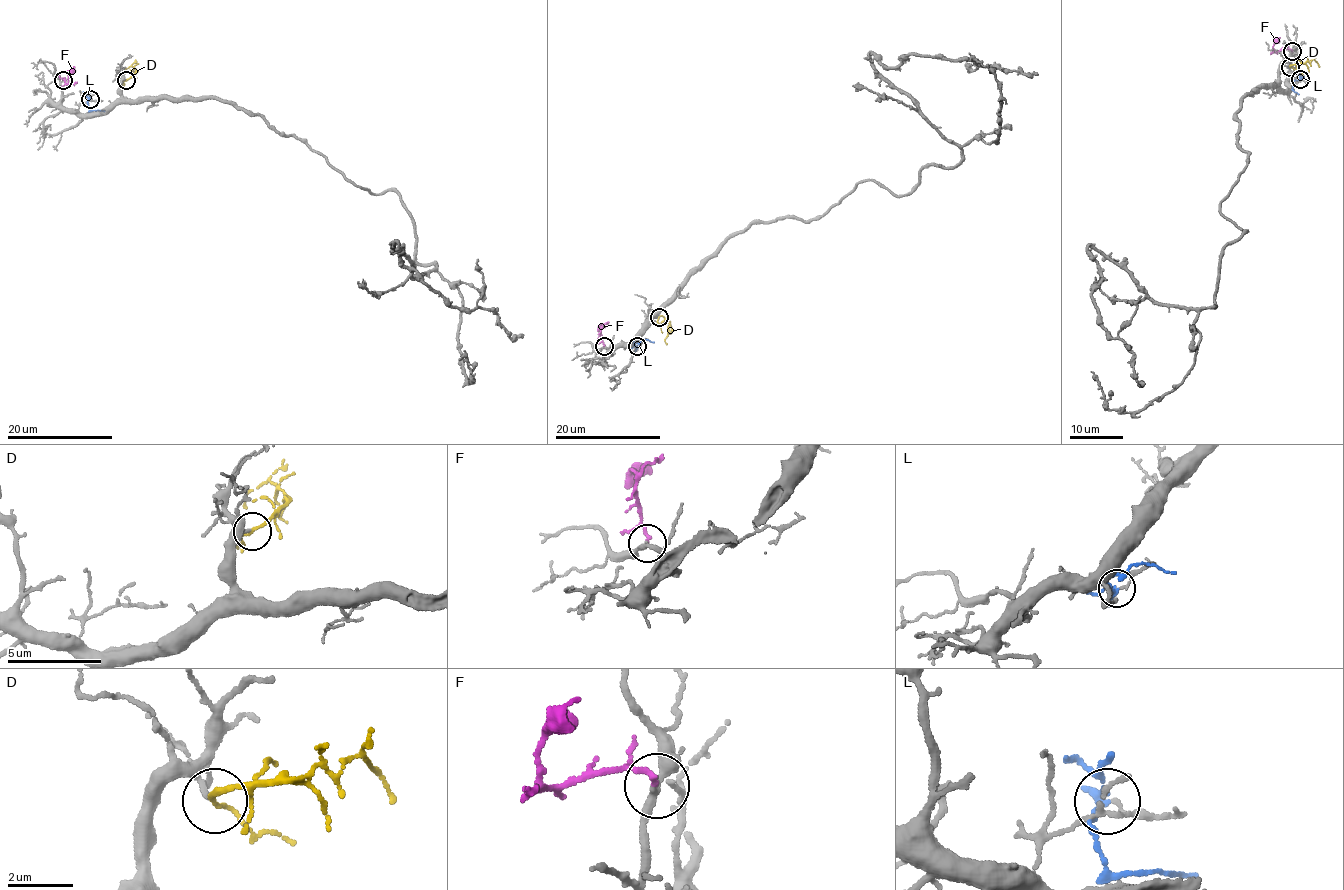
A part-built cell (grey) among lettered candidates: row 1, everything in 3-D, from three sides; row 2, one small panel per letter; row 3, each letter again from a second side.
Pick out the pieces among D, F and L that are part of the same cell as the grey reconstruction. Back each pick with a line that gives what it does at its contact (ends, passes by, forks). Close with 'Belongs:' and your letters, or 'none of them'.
D: It passes by
Belongs: D

